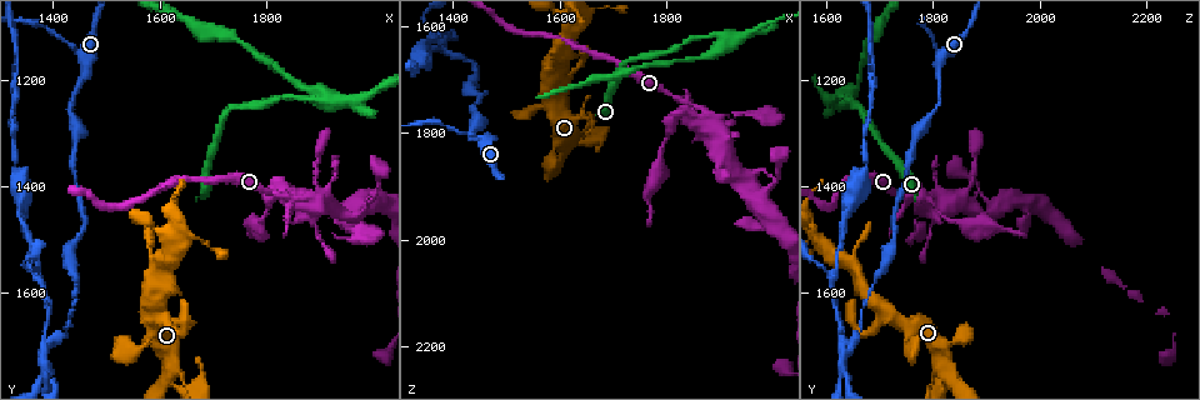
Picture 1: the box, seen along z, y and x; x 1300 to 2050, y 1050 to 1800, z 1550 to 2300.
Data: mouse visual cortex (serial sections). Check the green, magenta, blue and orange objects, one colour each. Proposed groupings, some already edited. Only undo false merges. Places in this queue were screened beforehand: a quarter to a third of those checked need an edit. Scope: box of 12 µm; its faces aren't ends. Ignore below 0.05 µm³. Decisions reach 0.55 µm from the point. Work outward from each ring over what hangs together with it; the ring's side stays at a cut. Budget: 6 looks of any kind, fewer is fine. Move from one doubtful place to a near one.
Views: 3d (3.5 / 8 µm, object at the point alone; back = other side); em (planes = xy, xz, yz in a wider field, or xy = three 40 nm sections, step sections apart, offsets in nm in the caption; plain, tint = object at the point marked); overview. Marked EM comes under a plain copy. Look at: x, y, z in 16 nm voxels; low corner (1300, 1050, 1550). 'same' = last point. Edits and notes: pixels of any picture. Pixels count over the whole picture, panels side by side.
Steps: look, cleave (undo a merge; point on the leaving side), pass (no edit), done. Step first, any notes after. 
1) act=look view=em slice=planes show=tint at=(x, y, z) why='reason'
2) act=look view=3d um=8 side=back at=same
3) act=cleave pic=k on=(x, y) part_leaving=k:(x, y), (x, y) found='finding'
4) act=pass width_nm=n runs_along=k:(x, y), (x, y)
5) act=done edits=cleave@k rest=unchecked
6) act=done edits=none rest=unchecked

act=look view=3d um=3.5 at=(1835, 1410, 1765)

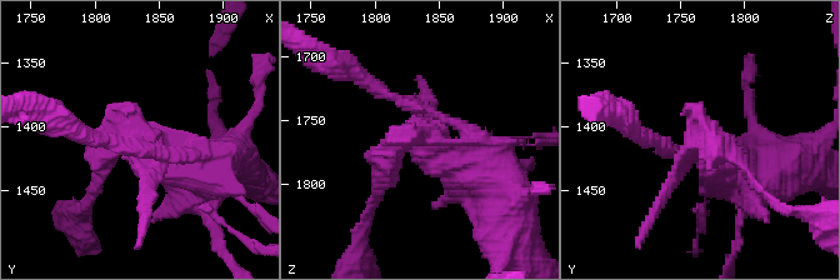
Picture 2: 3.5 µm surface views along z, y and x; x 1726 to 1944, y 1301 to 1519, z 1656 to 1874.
act=look view=em slice=xy step=1 show=tint at=(1834, 1412, 1762) why='shape alone is not enough'

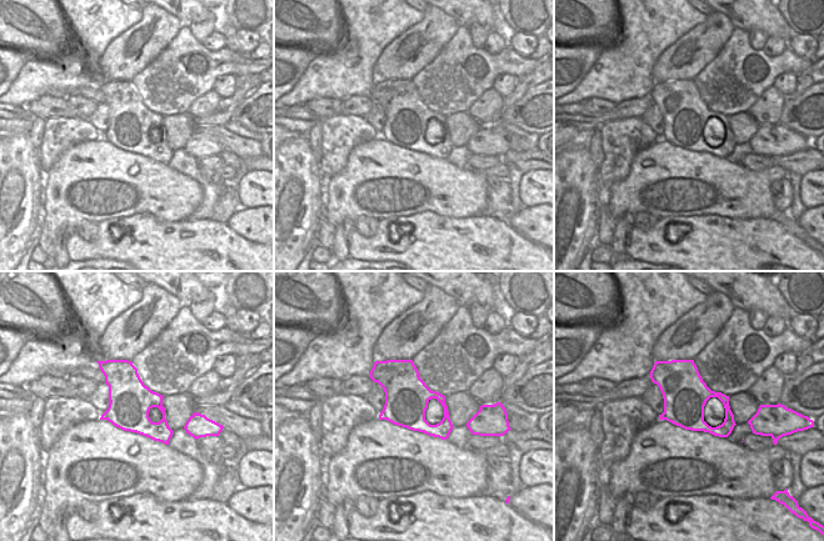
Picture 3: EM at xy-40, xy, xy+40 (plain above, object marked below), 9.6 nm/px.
act=cleave pic=2 on=(740, 144) part_leaving=2:(679, 156), (701, 145), (743, 169) found='two cells meet here'

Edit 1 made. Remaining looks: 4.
act=look view=3d um=3.5 at=(1915, 1235, 1630)

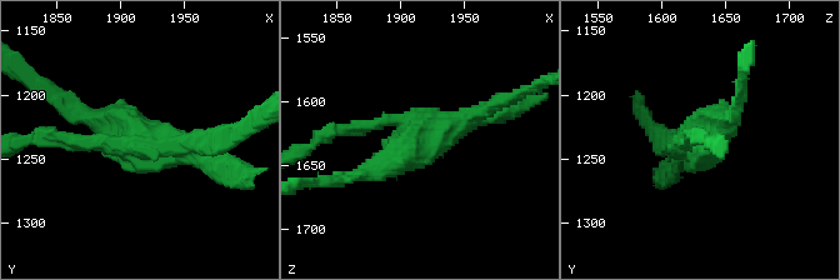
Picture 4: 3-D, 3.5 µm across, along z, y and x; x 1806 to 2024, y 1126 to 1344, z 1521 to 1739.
act=look view=em slice=xy step=3 show=tint at=(1912, 1236, 1628) arms=3 arm_widths_nm=150,250,300 why='now the EM'

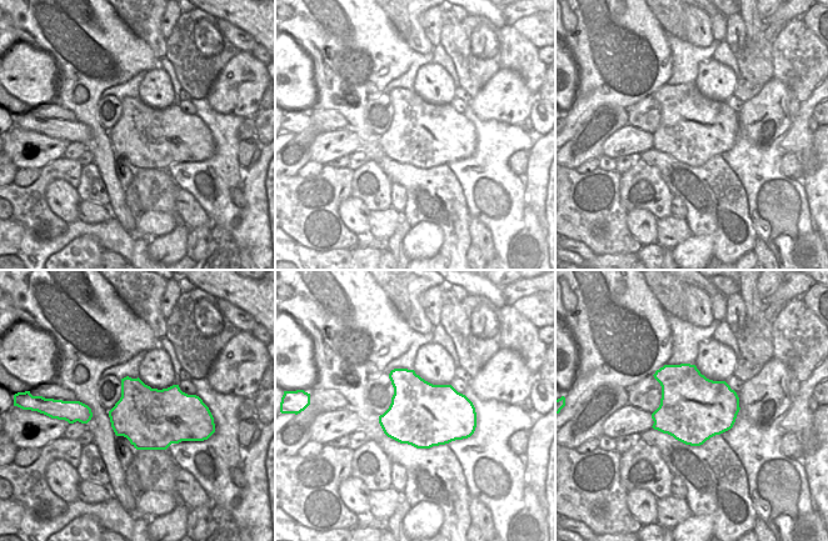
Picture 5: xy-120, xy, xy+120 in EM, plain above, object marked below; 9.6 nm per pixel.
act=cleave pic=4 on=(385, 156) part_leaving=4:(406, 125), (403, 158), (336, 180) found='two cells meet here'

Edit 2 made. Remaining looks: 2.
act=done edits=cleave@2,cleave@4 rest=unchecked

